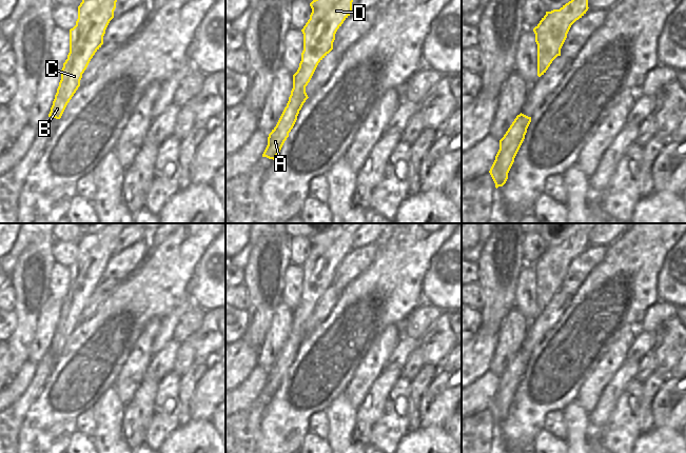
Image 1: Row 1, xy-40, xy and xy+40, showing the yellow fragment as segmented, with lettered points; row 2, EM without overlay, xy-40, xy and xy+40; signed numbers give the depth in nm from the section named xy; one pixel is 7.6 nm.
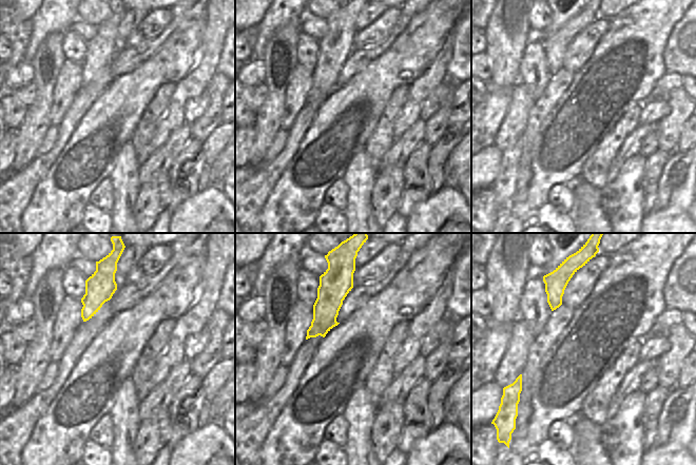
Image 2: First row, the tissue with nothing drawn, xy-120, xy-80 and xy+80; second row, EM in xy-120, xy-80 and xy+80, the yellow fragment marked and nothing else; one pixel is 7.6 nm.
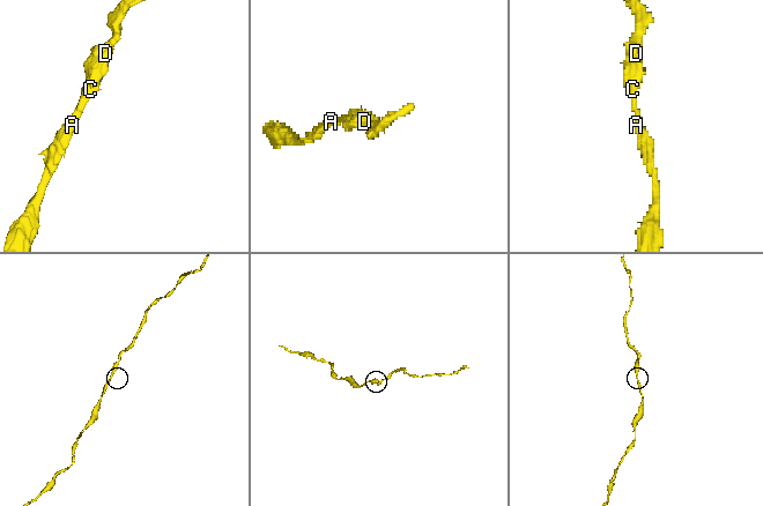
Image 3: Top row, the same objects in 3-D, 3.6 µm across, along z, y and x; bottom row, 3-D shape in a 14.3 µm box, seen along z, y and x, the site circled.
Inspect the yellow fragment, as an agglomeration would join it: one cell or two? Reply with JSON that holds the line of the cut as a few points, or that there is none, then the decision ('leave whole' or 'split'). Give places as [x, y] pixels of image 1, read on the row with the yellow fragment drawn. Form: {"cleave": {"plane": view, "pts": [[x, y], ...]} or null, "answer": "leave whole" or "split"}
{"cleave": null, "answer": "leave whole"}

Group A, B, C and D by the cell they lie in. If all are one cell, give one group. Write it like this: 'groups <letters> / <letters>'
groups A B C D

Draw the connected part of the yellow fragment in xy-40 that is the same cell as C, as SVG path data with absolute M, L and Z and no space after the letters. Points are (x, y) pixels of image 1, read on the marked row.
M82 0L76 25L70 29L70 53L61 70L61 80L48 117L60 119L80 86L82 74L103 44L103 36L114 18L117 0Z

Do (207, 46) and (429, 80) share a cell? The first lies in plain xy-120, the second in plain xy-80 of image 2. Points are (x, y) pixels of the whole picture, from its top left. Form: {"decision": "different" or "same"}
{"decision": "same"}

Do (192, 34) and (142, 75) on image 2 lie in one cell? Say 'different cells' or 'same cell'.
same cell

